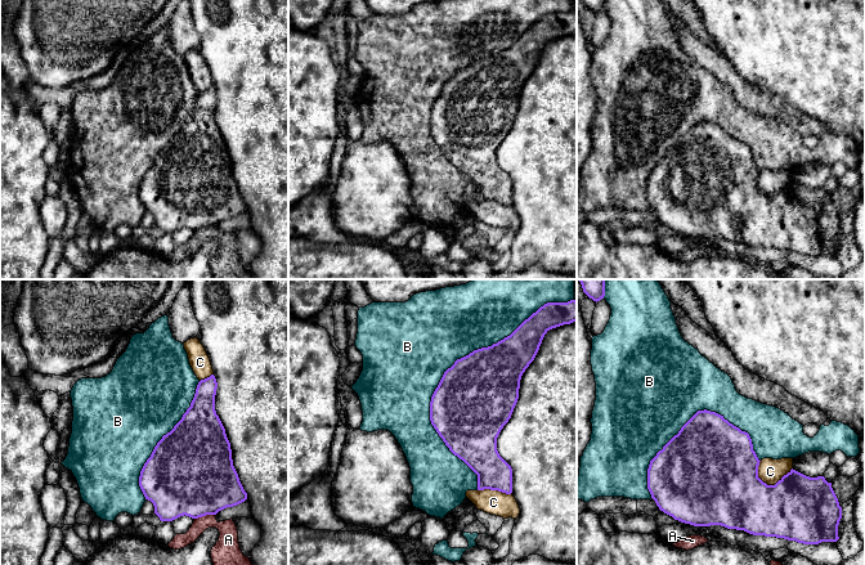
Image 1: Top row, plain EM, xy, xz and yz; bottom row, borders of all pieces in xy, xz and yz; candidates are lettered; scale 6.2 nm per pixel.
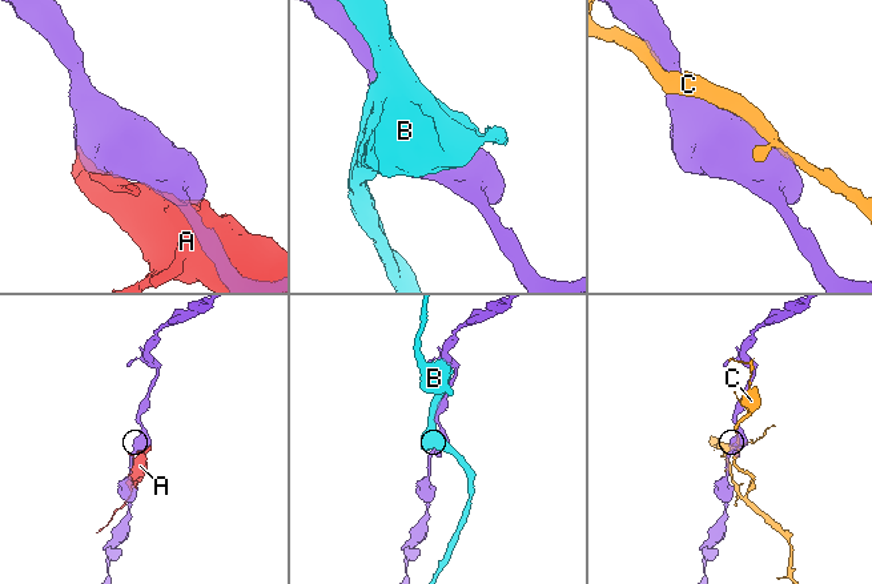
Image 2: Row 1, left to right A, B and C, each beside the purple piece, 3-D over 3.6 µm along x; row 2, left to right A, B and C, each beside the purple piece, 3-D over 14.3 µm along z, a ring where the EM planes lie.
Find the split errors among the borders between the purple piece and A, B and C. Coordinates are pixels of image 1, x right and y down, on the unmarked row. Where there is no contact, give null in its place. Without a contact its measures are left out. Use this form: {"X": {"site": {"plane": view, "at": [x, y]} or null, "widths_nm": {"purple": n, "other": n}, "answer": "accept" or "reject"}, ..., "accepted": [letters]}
{"A": {"site": {"plane": "xy", "at": [204, 227]}, "widths_nm": {"purple": 500, "other": 150}, "answer": "reject"}, "B": {"site": {"plane": "xz", "at": [451, 79]}, "widths_nm": {"purple": 500, "other": 480}, "answer": "reject"}, "C": {"site": {"plane": "yz", "at": [775, 196]}, "widths_nm": {"purple": 420, "other": 160}, "answer": "reject"}, "accepted": []}

